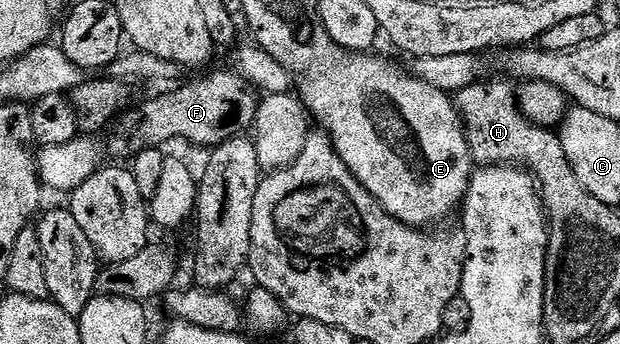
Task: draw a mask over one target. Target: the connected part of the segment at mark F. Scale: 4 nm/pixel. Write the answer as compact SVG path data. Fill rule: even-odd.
M233 68L220 69L211 77L202 77L199 81L181 85L174 87L179 89L171 93L162 93L144 102L139 109L131 108L123 112L109 130L111 133L106 141L107 151L114 157L130 159L135 153L165 146L165 141L174 141L177 137L183 137L194 145L213 147L253 126L259 94L248 87L246 78L241 77Z

